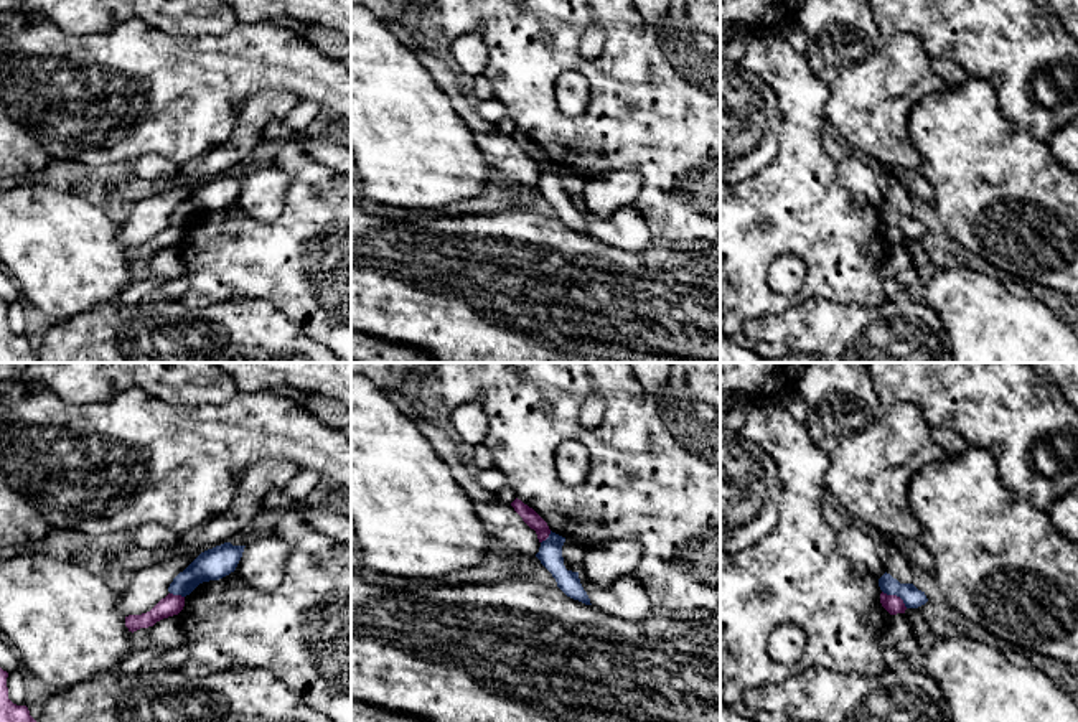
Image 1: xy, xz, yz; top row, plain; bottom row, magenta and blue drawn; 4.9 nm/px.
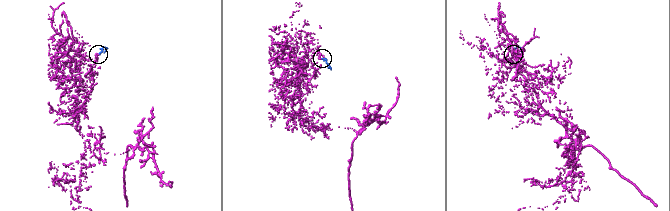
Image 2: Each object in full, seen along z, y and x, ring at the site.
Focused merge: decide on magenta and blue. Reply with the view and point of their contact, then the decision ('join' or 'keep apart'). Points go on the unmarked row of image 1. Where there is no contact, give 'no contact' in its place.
meets magenta in yz at (895, 226); keep apart

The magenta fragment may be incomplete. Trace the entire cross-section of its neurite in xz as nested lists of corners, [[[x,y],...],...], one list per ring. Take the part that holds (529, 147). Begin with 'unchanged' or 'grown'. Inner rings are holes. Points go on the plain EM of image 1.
unchanged; [[[514,130],[511,134],[514,142],[523,148],[523,152],[536,162],[539,173],[546,171],[551,165],[551,160],[547,153],[527,135],[524,135],[521,130]]]

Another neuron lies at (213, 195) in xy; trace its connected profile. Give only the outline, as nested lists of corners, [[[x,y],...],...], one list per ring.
[[[224,173],[201,183],[168,218],[173,226],[186,227],[199,214],[219,211],[236,201],[246,176]]]

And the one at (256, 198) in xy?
[[[274,162],[244,178],[236,203],[249,218],[274,223],[284,209],[287,188],[287,173]]]

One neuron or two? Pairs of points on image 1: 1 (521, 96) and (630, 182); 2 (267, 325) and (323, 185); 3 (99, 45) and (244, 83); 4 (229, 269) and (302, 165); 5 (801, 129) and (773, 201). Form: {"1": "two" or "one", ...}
{"1": "two", "2": "two", "3": "one", "4": "one", "5": "one"}

